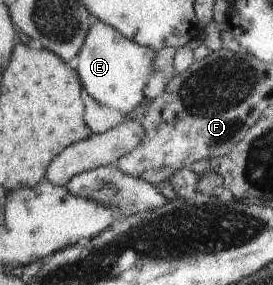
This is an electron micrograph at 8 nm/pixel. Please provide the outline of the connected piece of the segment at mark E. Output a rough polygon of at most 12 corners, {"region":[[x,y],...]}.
{"region":[[96,20],[78,53],[83,90],[126,119],[154,49]]}

